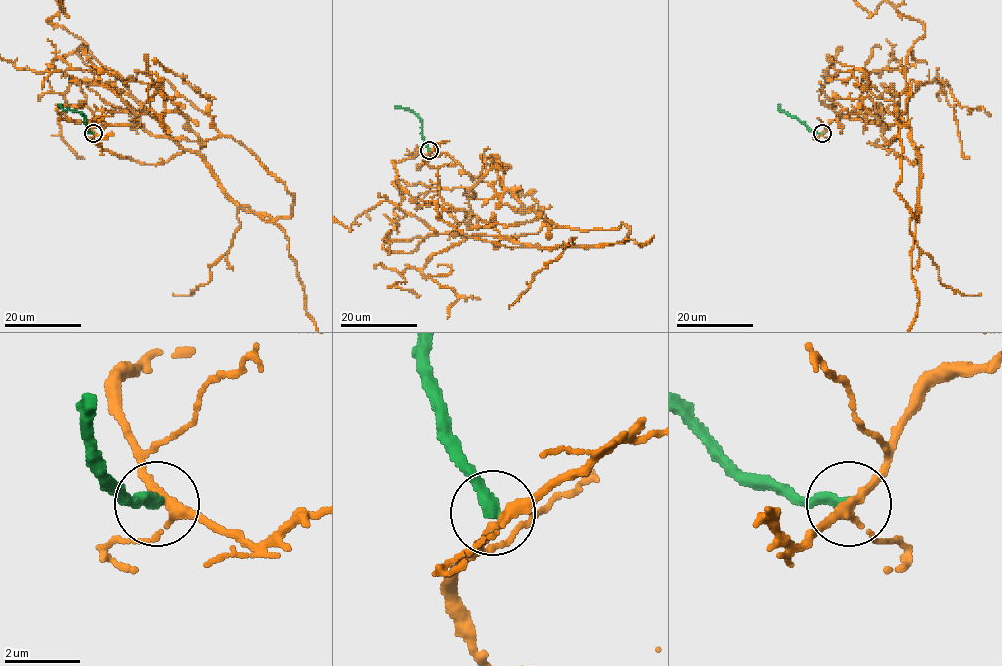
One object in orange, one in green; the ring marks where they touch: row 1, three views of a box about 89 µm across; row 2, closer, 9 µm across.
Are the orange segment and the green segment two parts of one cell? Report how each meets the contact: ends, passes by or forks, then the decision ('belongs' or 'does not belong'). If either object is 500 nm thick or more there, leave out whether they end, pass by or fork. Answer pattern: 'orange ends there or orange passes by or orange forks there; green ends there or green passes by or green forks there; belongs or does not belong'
orange forks there; green ends there; does not belong

